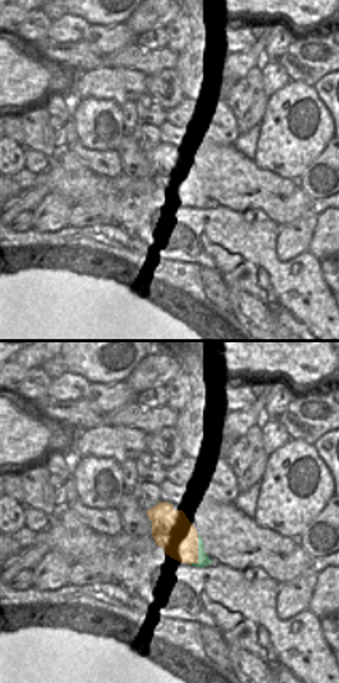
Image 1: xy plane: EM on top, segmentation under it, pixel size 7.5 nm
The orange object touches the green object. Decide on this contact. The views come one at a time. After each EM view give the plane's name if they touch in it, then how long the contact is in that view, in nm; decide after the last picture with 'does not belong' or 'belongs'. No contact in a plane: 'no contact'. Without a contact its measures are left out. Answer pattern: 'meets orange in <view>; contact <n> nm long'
meets orange in xy; contact 240 nm long

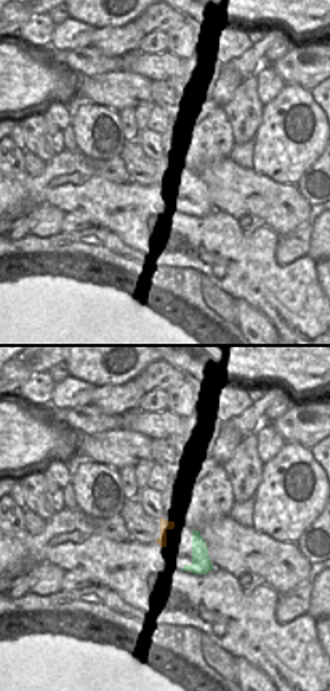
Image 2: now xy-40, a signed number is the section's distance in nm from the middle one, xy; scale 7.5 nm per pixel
no contact

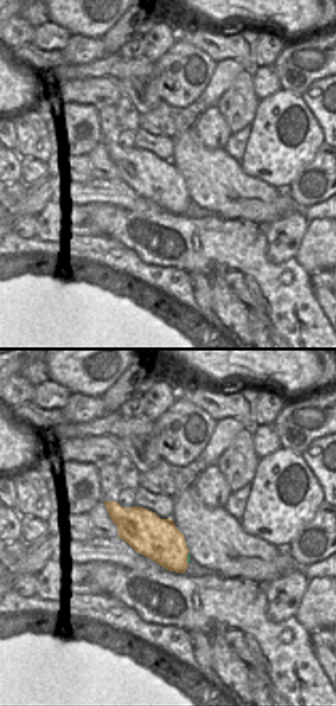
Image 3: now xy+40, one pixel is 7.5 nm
meets orange in xy+40; contact 100 nm long

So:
belongs

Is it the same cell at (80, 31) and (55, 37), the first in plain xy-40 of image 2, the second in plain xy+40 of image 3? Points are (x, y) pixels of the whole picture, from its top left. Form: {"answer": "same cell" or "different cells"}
{"answer": "same cell"}

